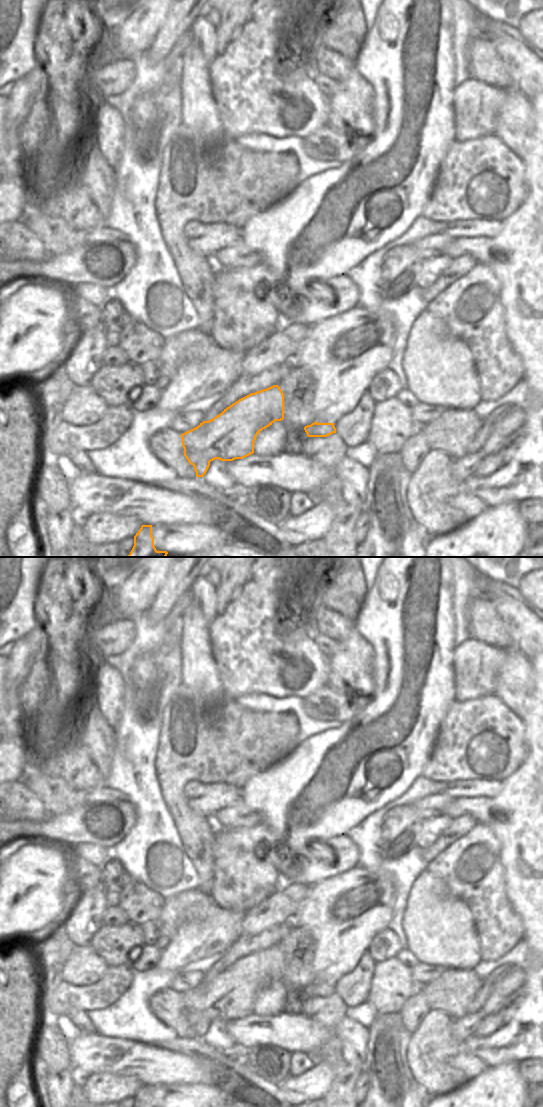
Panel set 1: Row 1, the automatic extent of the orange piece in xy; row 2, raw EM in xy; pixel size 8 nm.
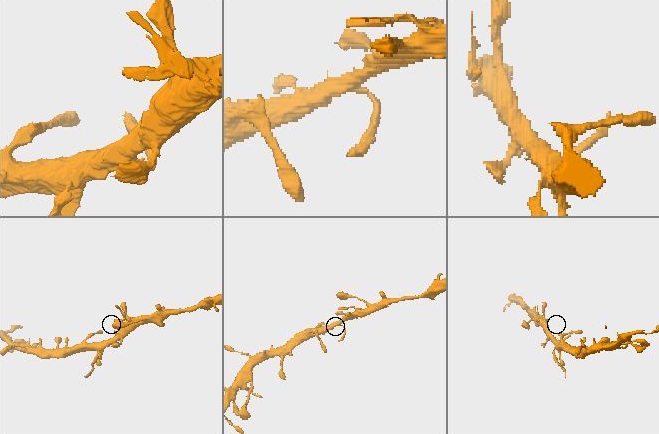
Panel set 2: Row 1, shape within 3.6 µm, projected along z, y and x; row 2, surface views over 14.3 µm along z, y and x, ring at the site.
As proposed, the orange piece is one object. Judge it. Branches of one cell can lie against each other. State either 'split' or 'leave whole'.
leave whole

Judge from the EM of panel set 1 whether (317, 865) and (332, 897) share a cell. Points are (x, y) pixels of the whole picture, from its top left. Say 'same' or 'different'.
different

